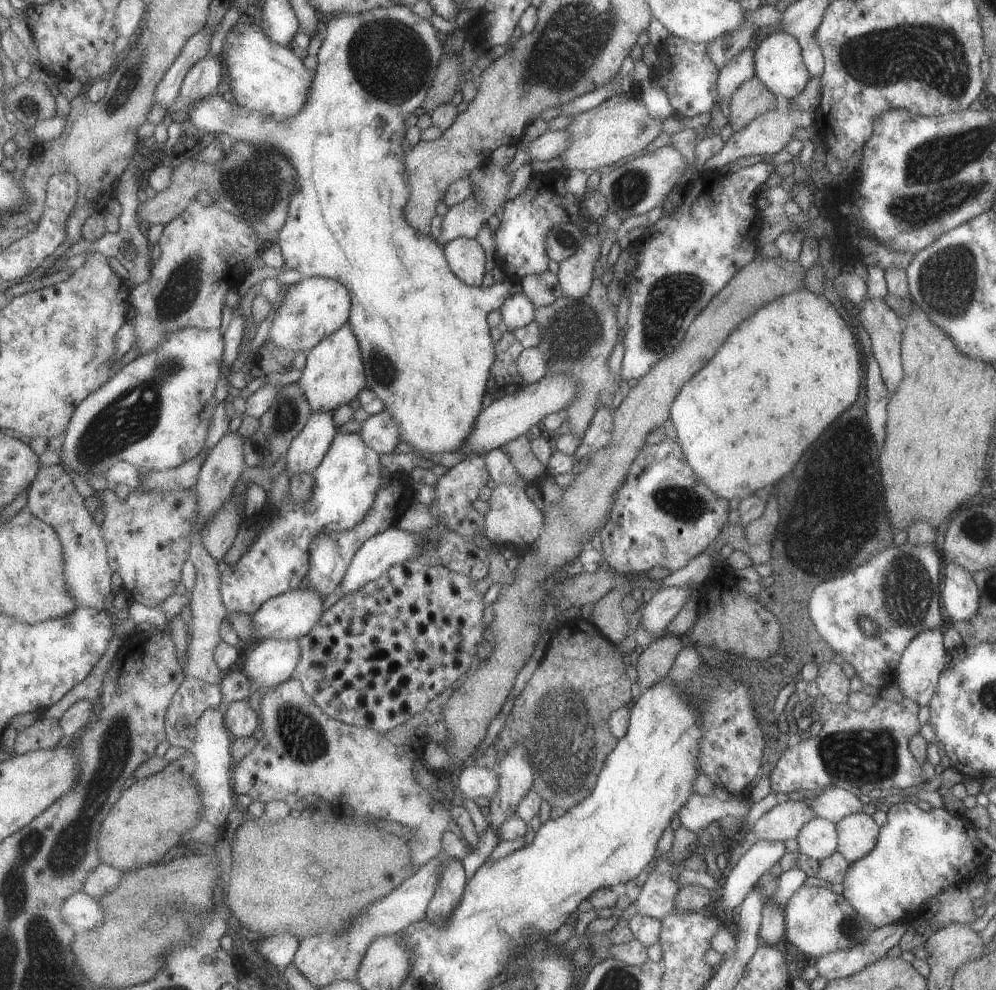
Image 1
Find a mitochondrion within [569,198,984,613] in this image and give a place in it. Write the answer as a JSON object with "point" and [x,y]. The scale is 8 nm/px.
{"point":[946,279]}

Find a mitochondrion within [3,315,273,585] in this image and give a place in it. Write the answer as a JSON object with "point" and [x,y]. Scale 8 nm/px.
{"point":[132,416]}

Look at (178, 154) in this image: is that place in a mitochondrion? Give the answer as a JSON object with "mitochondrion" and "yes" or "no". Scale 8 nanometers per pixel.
{"mitochondrion":"no"}

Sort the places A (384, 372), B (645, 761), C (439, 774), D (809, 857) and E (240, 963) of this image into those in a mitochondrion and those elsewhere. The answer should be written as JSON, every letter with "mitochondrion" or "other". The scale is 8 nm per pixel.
{"A":"mitochondrion","B":"other","C":"other","D":"other","E":"other"}

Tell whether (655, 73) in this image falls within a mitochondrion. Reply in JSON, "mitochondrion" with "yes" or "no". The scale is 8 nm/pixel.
{"mitochondrion":"no"}

